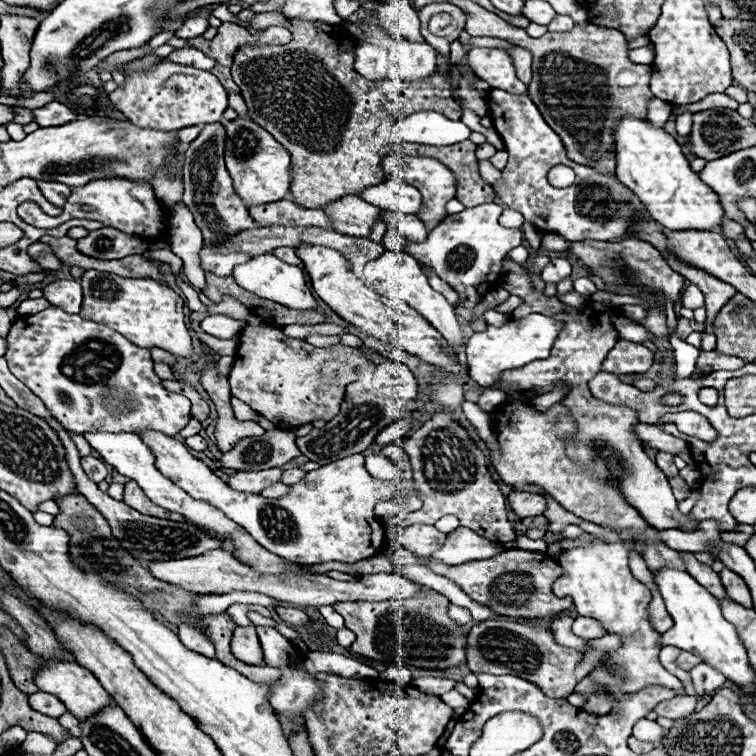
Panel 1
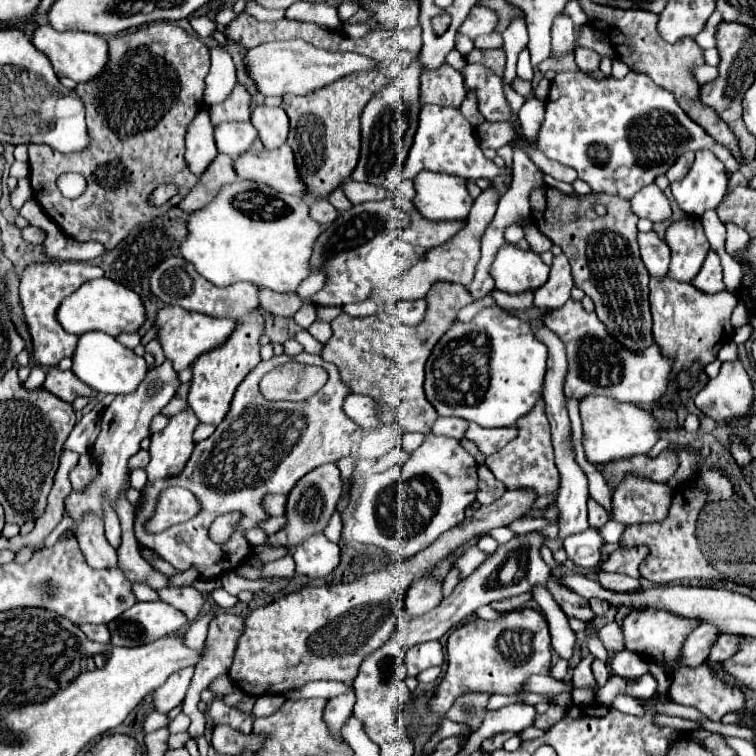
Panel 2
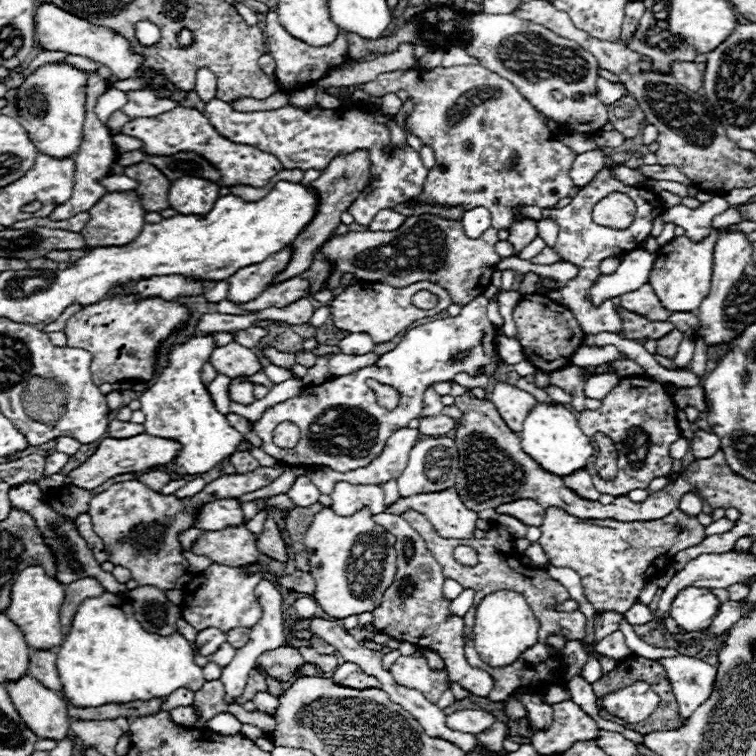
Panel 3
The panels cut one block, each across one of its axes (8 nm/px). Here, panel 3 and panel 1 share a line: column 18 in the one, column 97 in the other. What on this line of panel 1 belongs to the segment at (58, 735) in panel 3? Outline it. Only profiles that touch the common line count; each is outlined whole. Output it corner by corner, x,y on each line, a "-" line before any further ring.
46,660
44,668
38,670
36,680
38,688
42,692
50,692
54,696
58,696
70,714
74,714
80,720
86,720
86,716
92,716
94,712
98,712
98,708
106,708
106,704
112,704
114,700
110,698
110,694
102,688
100,680
86,670
84,666
76,664
76,662
58,662
58,660

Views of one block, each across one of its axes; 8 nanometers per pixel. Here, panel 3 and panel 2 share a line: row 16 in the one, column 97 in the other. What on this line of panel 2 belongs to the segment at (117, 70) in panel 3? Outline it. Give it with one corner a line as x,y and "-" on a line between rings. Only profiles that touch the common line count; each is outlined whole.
42,24
34,30
32,34
32,44
42,50
50,62
52,68
58,76
68,76
76,82
92,82
96,80
108,64
108,42
106,38
98,34
88,34
88,32
54,32
48,24

